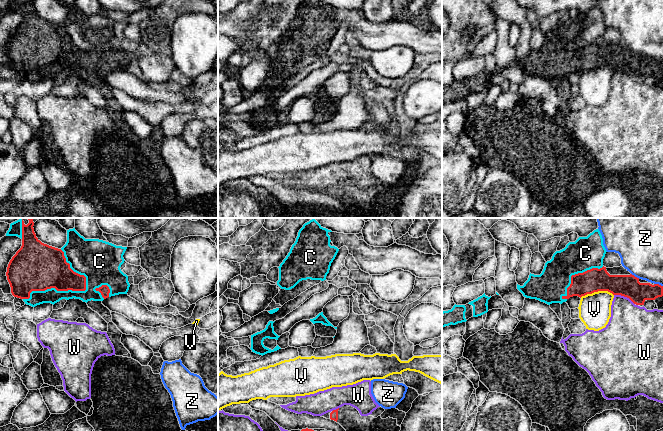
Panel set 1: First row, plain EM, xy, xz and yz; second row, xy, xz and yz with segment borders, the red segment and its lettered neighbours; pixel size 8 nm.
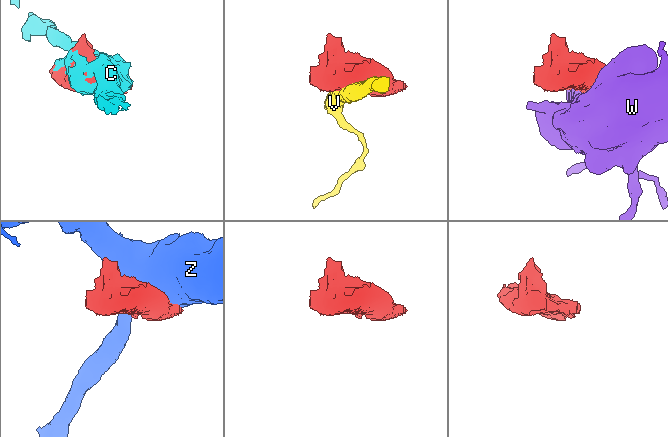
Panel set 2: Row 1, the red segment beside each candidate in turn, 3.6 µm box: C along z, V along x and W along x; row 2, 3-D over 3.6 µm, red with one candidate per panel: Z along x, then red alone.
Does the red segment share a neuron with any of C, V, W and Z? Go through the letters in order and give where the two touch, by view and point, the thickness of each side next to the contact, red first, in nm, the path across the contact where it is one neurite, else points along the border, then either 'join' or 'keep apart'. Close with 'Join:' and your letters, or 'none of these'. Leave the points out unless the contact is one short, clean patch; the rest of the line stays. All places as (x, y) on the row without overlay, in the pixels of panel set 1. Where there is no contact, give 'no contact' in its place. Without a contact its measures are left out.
C: meets red in xy at (58, 66); 380 nm thick on the red side, 120 nm on the other; join
V: meets red in yz at (596, 67); 190 nm thick on the red side, 260 nm on the other; keep apart
W: meets red in yz at (624, 72); 180 nm thick on the red side, 360 nm on the other; keep apart
Z: meets red in yz at (634, 52); 180 nm thick on the red side, 360 nm on the other; keep apart
Join: C

